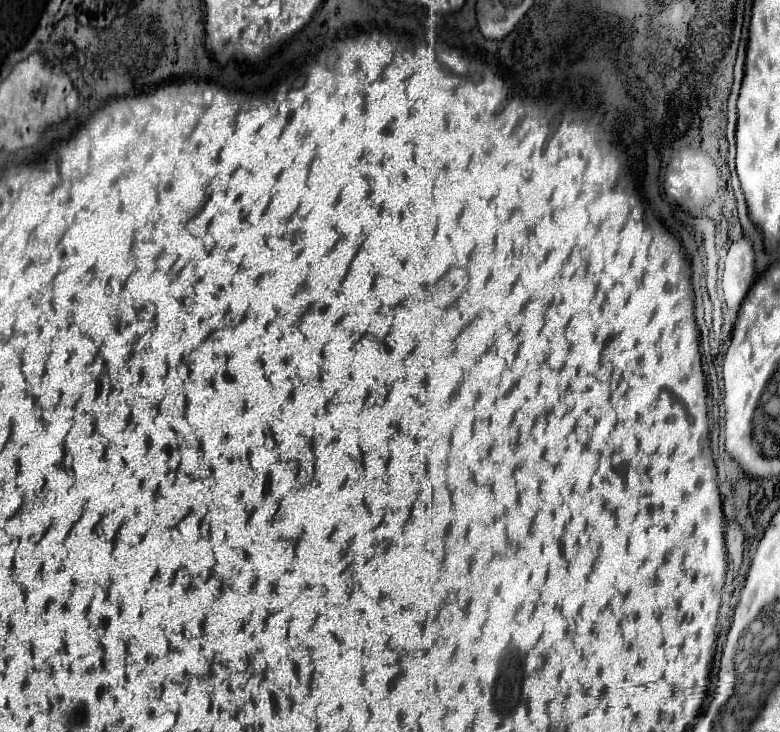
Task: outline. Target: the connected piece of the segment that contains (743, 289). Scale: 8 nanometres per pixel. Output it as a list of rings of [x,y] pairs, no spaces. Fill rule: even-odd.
[[[742,237],[740,241],[732,243],[722,277],[724,303],[732,317],[736,317],[752,283],[754,283],[754,249],[750,239]]]

